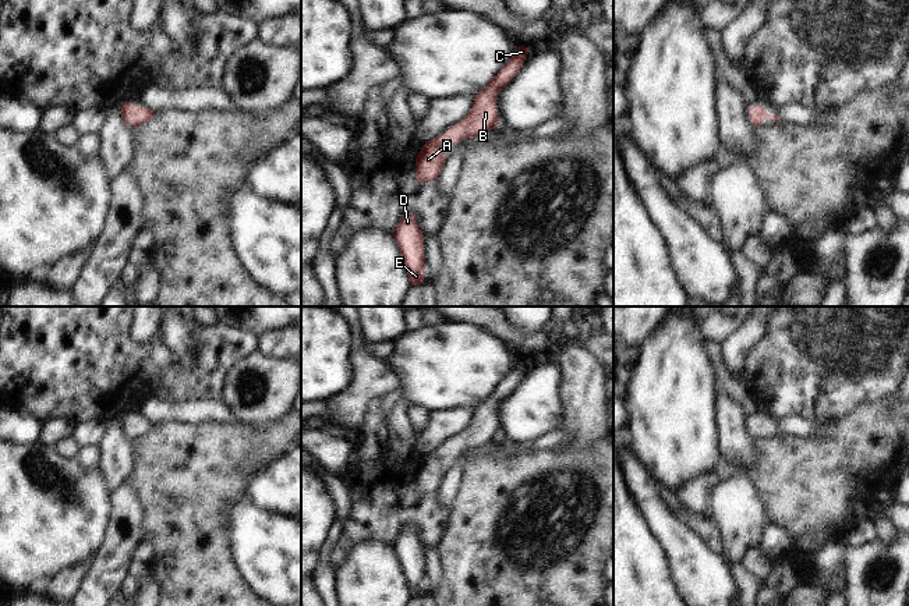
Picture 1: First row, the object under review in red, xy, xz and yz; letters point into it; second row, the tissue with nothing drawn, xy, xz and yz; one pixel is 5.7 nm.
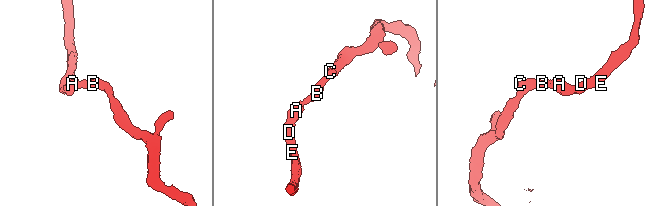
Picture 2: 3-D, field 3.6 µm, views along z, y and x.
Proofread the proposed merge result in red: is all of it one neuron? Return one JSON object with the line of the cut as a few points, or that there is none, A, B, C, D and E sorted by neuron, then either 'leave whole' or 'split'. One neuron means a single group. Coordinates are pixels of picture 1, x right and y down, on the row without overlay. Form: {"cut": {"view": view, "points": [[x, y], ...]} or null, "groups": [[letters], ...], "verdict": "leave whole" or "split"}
{"cut": null, "groups": [["A", "B", "C", "D", "E"]], "verdict": "leave whole"}

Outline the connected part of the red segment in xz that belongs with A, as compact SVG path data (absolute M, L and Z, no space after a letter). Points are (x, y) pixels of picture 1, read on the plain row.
M519 358L489 396L474 408L470 425L450 439L445 447L438 447L422 458L415 469L415 492L418 495L432 493L441 486L450 456L482 447L498 437L498 407L523 379L528 364L528 359Z

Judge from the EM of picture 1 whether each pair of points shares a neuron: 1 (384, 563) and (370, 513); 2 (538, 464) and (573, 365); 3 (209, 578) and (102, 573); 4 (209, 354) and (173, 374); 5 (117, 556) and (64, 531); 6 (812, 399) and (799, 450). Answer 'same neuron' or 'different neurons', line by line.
1: different neurons
2: different neurons
3: different neurons
4: same neuron
5: different neurons
6: different neurons

